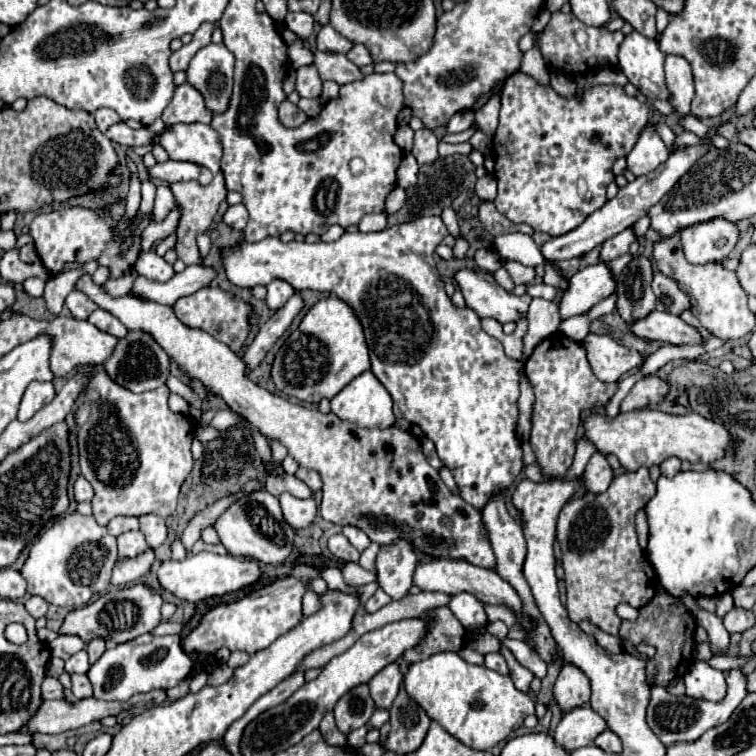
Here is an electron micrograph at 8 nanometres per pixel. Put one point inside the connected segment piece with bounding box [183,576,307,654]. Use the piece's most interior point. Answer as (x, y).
(252, 623)

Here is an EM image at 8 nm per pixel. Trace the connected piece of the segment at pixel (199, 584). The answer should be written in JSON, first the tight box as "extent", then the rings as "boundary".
{"extent":[157,552,259,602],"boundary":[[[199,552],[199,554],[187,554],[185,560],[165,560],[161,562],[157,570],[159,584],[171,592],[173,596],[187,600],[187,602],[199,602],[213,596],[225,596],[231,592],[237,592],[259,578],[259,564],[255,560],[235,558],[235,556],[219,556],[211,552]]]}

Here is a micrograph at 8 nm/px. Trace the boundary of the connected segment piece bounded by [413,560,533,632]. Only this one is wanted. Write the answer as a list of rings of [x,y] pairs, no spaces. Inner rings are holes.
[[[429,560],[429,562],[419,562],[413,574],[413,584],[419,590],[425,592],[443,592],[443,594],[459,594],[459,592],[469,592],[475,598],[481,598],[481,602],[485,604],[505,604],[509,606],[517,616],[521,626],[529,632],[531,630],[531,622],[521,614],[521,598],[519,594],[493,570],[485,570],[467,562],[453,562],[453,560]]]

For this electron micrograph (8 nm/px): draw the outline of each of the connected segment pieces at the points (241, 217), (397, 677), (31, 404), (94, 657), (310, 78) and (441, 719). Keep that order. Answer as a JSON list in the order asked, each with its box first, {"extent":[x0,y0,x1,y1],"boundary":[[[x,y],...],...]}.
[{"extent":[223,204,247,230],"boundary":[[[235,204],[235,206],[229,206],[227,212],[223,214],[223,222],[227,226],[231,226],[233,230],[243,230],[245,224],[247,224],[247,210],[243,204]]]},{"extent":[369,662,403,710],"boundary":[[[393,662],[389,666],[385,666],[381,672],[377,672],[369,682],[369,692],[371,692],[371,698],[375,702],[375,708],[385,708],[389,710],[397,692],[399,692],[399,686],[403,682],[403,672],[401,668]]]},{"extent":[17,382,55,420],"boundary":[[[31,382],[25,390],[25,394],[23,394],[17,418],[19,420],[29,420],[37,410],[41,410],[53,398],[55,398],[53,382]]]},{"extent":[87,638,105,664],"boundary":[[[95,638],[87,644],[87,654],[89,654],[91,664],[95,664],[103,652],[105,652],[105,640],[103,638]]]},{"extent":[295,64,323,98],"boundary":[[[313,64],[311,66],[301,66],[297,70],[297,88],[295,90],[303,98],[319,98],[321,96],[323,82],[321,82],[319,72]]]},{"extent":[405,652,535,750],"boundary":[[[439,652],[411,664],[405,674],[405,690],[431,720],[439,722],[443,730],[473,750],[491,750],[535,712],[535,702],[527,692],[517,690],[509,676],[501,676],[485,666],[467,664],[457,652]]]}]

